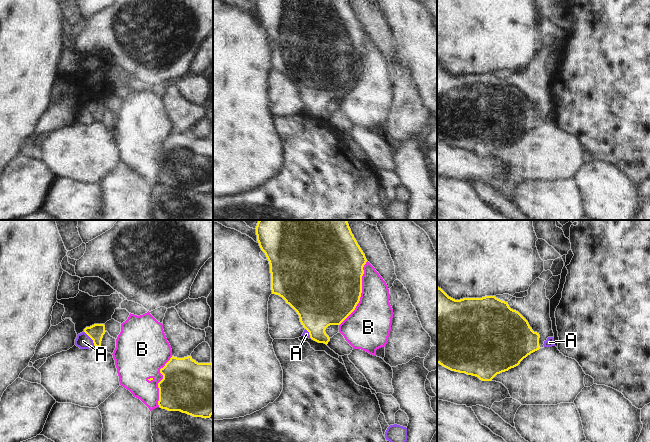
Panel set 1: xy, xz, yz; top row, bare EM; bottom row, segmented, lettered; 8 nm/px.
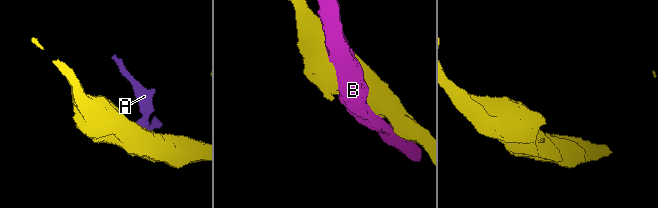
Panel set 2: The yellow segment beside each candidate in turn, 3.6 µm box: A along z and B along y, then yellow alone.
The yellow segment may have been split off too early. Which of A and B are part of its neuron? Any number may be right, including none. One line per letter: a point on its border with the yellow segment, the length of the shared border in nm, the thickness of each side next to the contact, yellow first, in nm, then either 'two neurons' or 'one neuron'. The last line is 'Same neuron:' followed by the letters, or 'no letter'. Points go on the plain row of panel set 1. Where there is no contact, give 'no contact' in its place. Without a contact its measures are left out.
A: meets yellow in xy at (90, 113); contact 150 nm long; 120 nm thick on the yellow side, 120 nm on the other; two neurons
B: meets yellow in xz at (361, 68); contact 550 nm long; 500 nm thick on the yellow side, 320 nm on the other; two neurons
Same neuron: no letter

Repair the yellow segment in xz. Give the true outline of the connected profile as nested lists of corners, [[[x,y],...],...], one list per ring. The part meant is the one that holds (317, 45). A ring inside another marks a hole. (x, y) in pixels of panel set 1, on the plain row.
[[[257,0],[255,5],[259,22],[270,40],[272,70],[282,73],[297,88],[301,100],[309,108],[312,116],[327,121],[330,114],[325,108],[326,104],[330,101],[340,101],[355,86],[362,69],[363,43],[367,35],[354,14],[349,0]]]

